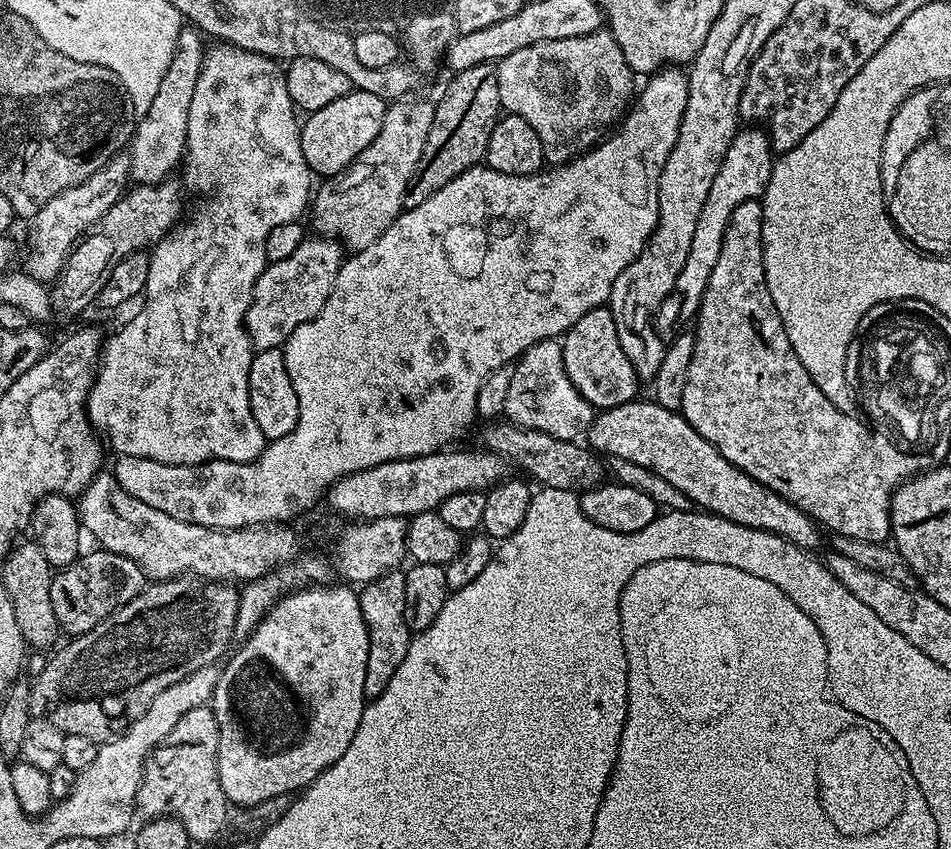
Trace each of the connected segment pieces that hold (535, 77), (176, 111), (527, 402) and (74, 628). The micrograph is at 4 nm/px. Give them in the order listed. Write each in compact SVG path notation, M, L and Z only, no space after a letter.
M607 30L582 34L580 38L558 38L526 46L526 50L517 50L507 58L502 58L495 69L501 109L518 118L526 118L526 122L534 126L538 138L542 138L545 161L552 166L567 164L596 147L605 139L609 129L625 115L634 96L632 67L622 56L622 50L612 33Z
M181 27L178 42L174 42L174 58L170 58L170 66L166 66L158 95L150 102L150 110L139 117L126 152L129 174L136 184L160 184L173 175L175 168L177 171L181 167L188 146L186 126L190 122L190 102L198 86L198 74L202 74L205 51L205 37L195 27Z
M559 339L538 342L527 348L511 365L514 370L514 378L510 378L510 391L506 394L504 416L519 428L538 430L542 434L550 434L554 438L563 440L579 441L592 425L594 409L590 402L586 402L586 398L582 398L582 394L578 394L578 390L574 388L574 382L568 377L560 345Z
M101 548L94 550L83 553L70 567L59 569L51 580L50 602L54 616L61 631L72 638L88 633L146 587L146 577L138 562Z

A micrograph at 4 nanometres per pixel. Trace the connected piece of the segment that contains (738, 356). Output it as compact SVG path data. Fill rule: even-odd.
M751 200L742 202L738 210L730 218L730 226L726 226L724 235L724 245L718 262L715 263L714 272L710 275L709 285L706 286L705 296L702 298L699 312L694 317L694 358L690 358L688 367L688 377L686 378L686 390L682 394L682 406L680 412L738 470L742 470L770 490L777 492L782 498L796 504L802 511L815 520L821 529L829 533L845 536L846 538L863 538L866 542L885 542L892 534L892 495L896 489L906 480L912 479L913 476L919 476L921 472L928 469L928 460L908 456L900 449L893 440L877 432L875 428L864 424L859 420L859 415L851 412L838 410L818 386L814 386L814 378L806 374L806 366L798 362L798 354L790 346L790 338L786 338L786 326L774 306L774 298L770 298L770 290L766 286L766 270L764 269L764 259L762 258L762 218L764 217L764 205L760 200Z

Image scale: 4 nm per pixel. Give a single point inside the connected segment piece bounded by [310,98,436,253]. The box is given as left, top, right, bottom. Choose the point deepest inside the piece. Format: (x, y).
(355, 207)

